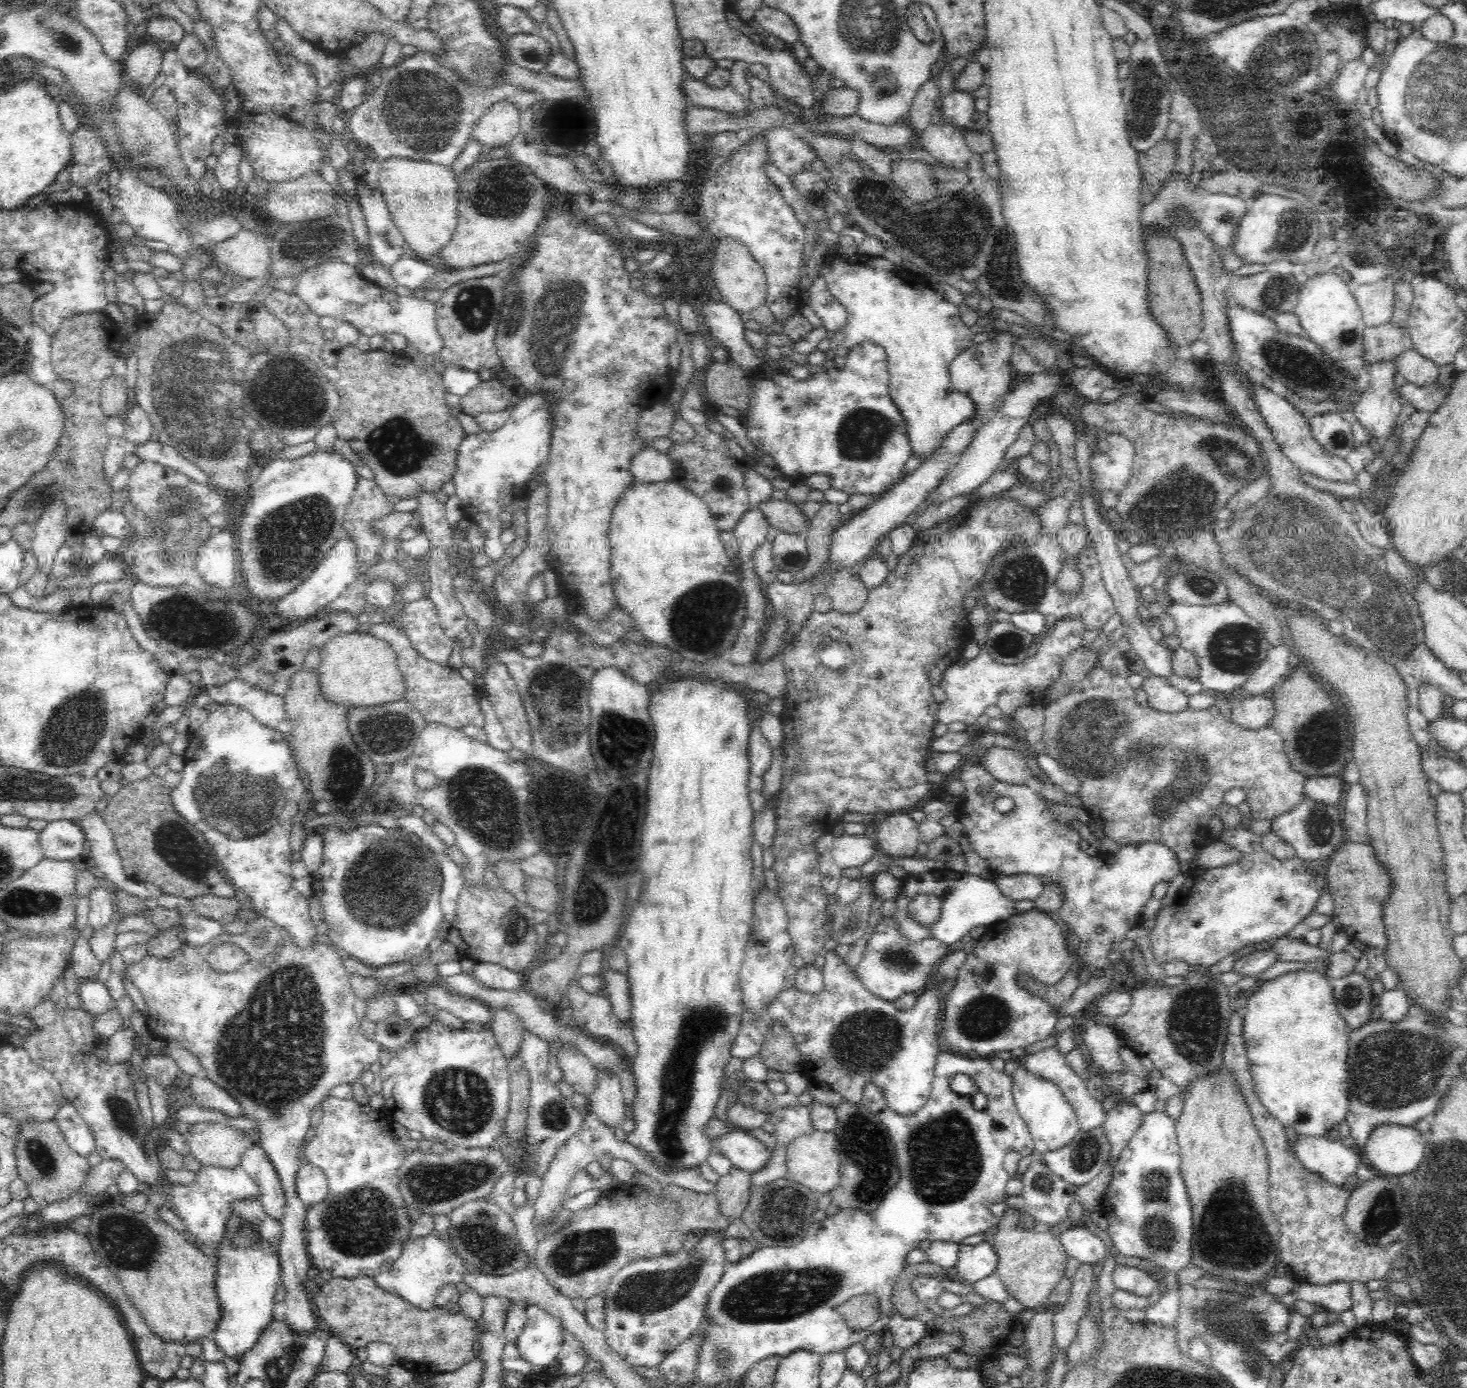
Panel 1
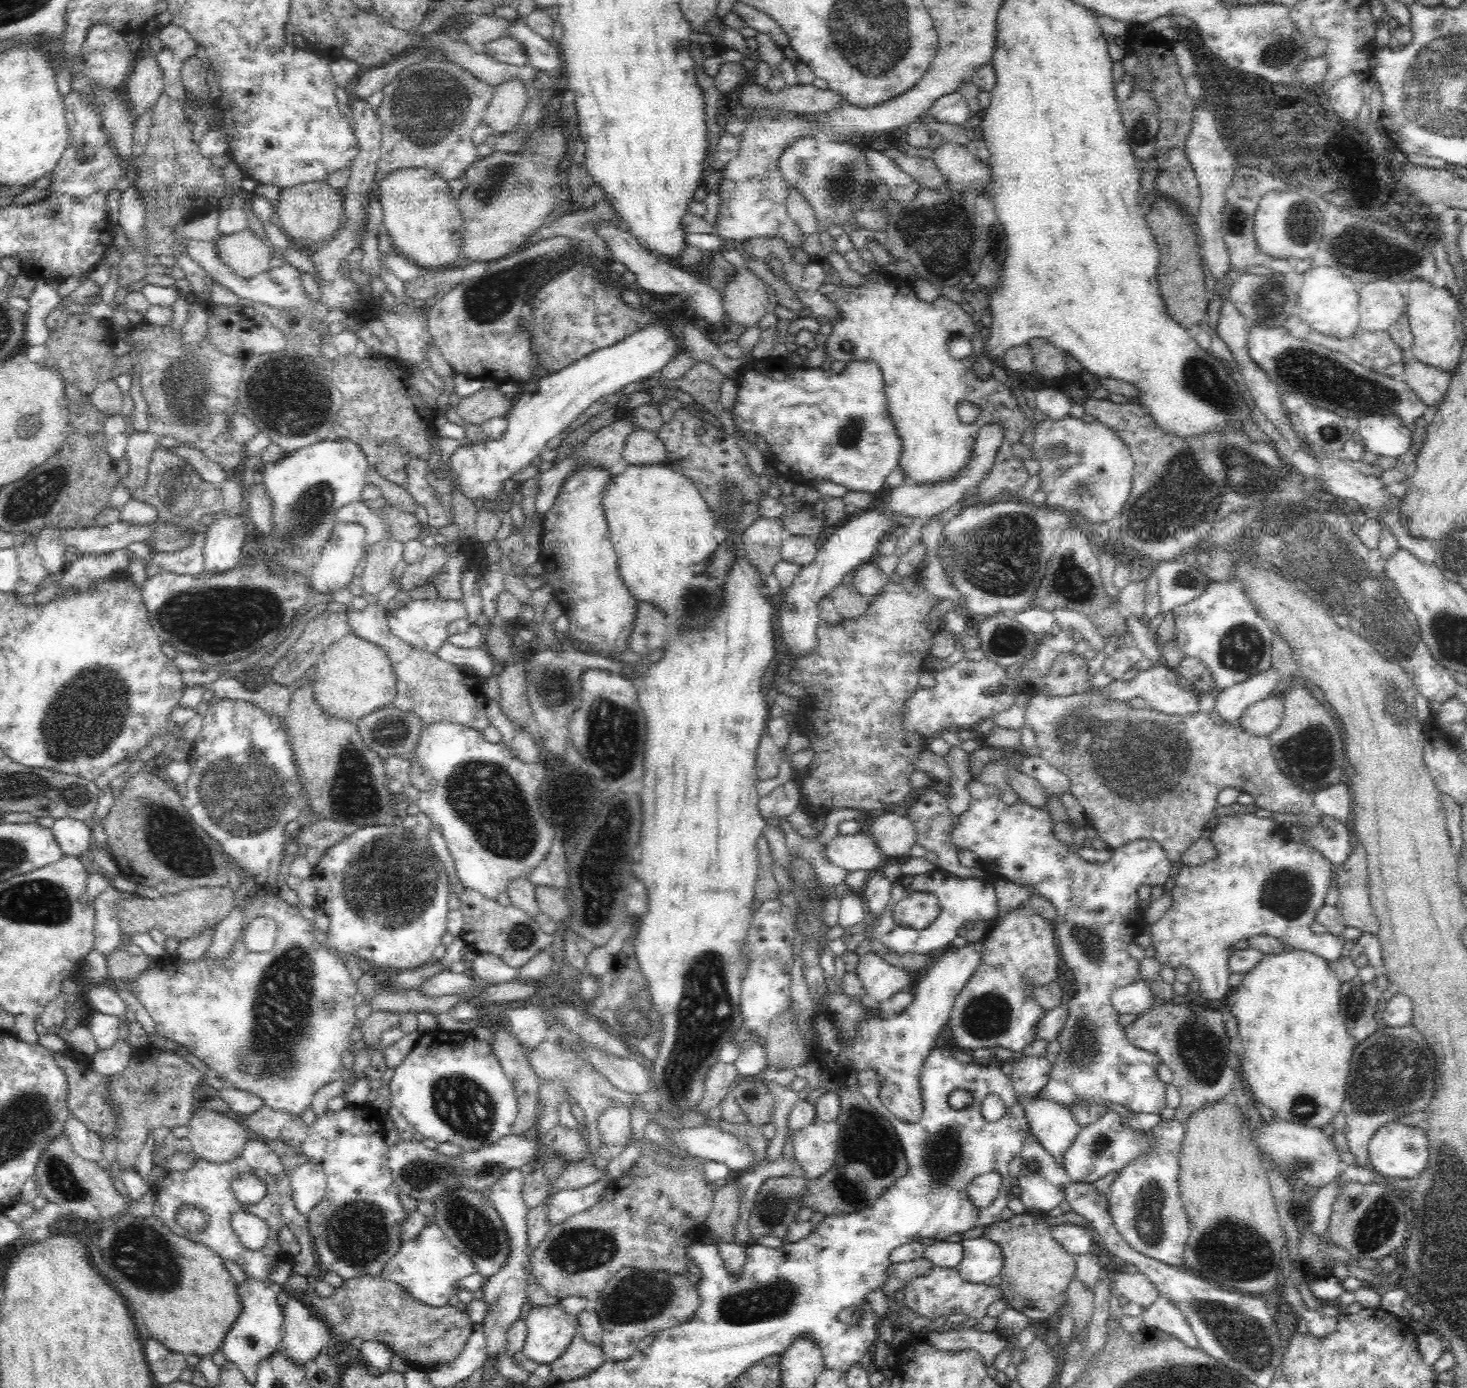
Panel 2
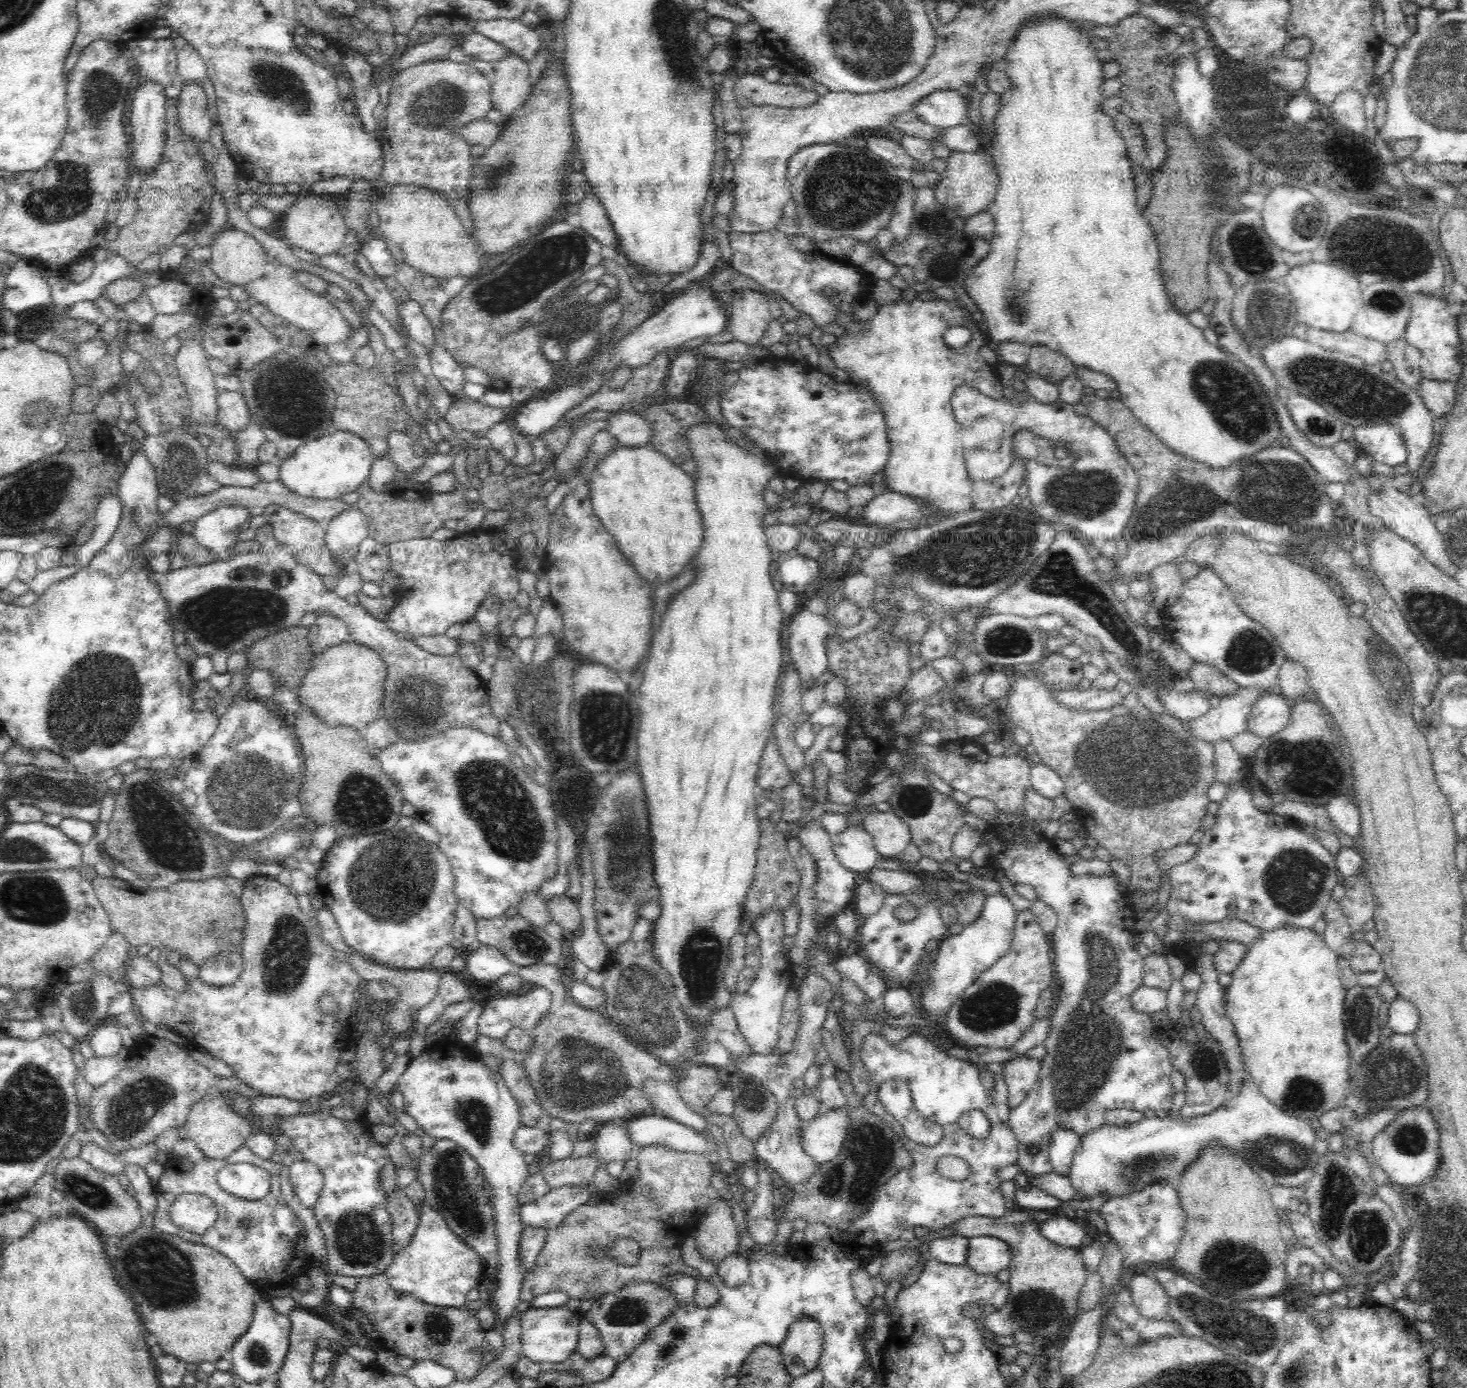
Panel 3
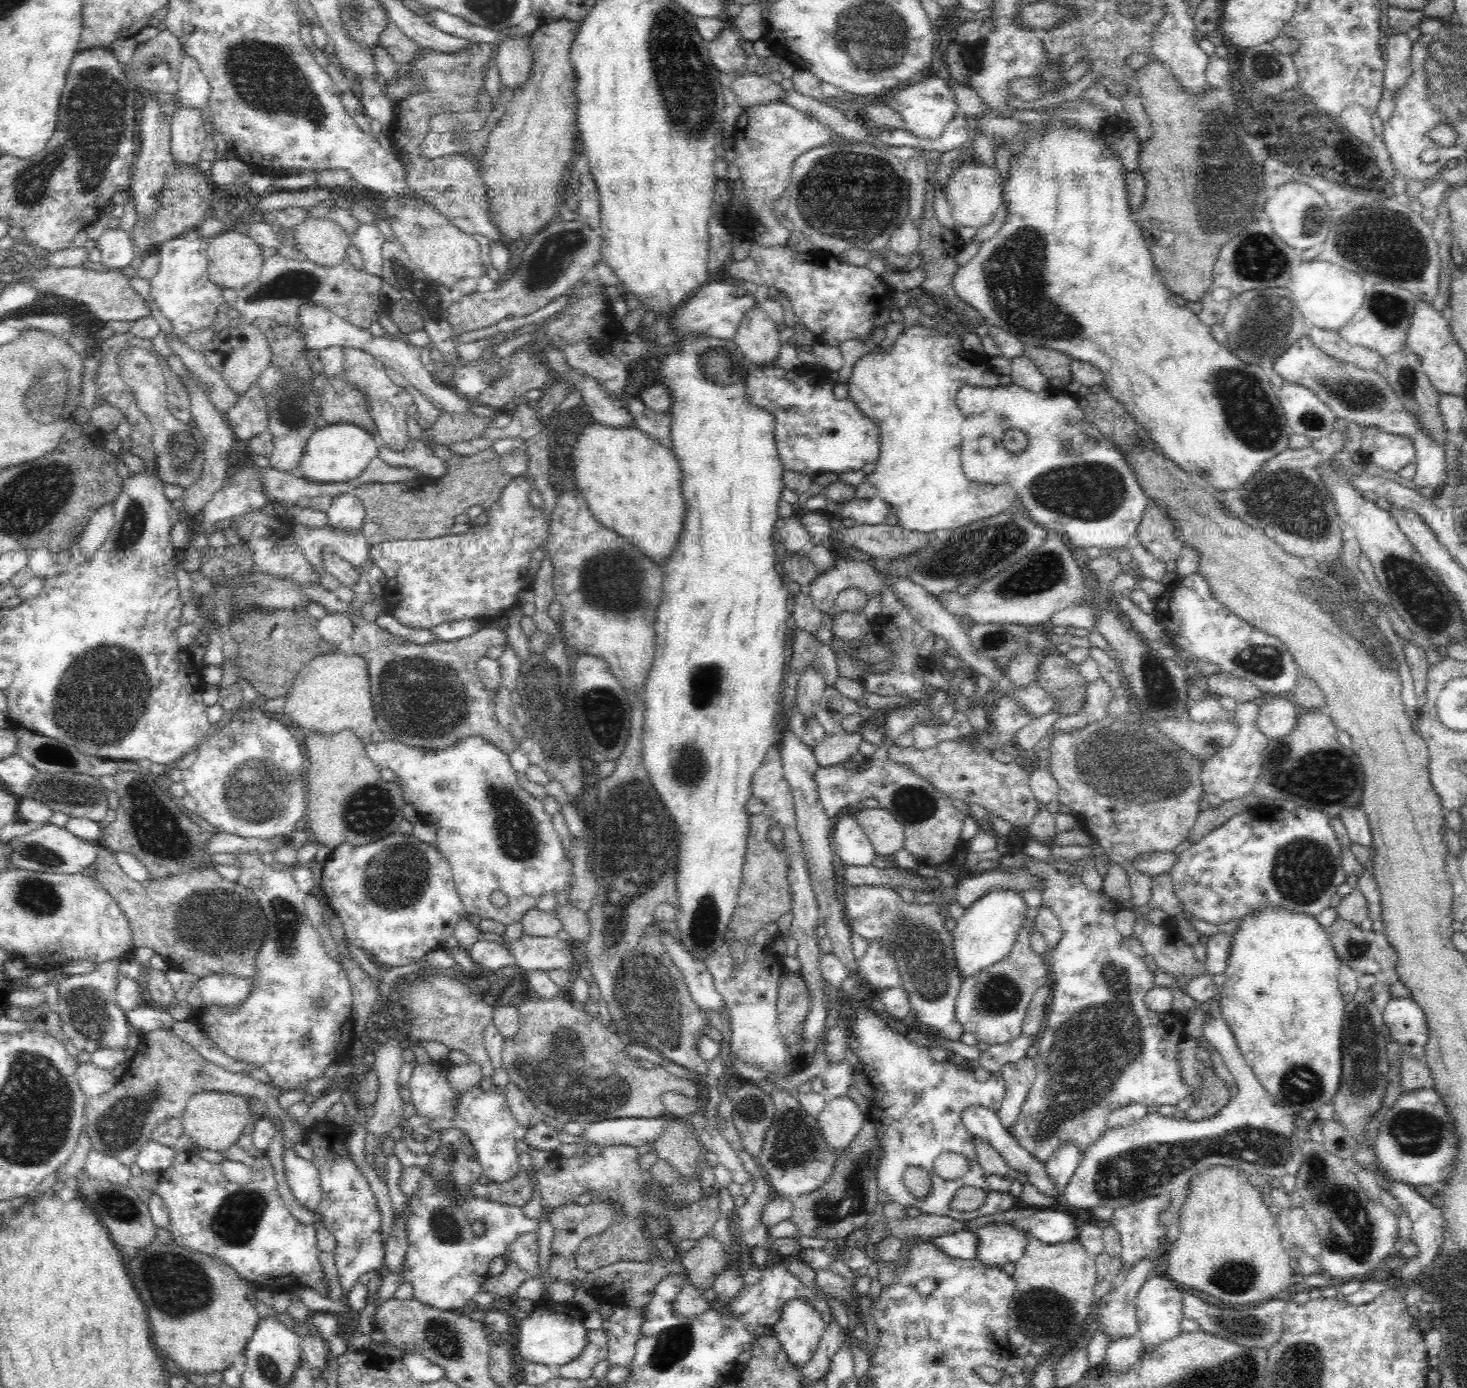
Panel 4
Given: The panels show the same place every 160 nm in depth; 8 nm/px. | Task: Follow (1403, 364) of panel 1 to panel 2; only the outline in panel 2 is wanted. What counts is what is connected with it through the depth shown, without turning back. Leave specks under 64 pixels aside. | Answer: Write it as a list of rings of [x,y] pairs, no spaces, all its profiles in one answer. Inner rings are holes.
[[[1415,358],[1405,364],[1404,372],[1407,385],[1426,408],[1439,408],[1448,394],[1451,374],[1426,366]]]

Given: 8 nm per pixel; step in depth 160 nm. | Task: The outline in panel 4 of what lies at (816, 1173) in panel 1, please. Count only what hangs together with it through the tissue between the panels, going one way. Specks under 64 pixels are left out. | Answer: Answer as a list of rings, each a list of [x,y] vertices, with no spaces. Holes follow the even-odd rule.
[[[848,1095],[826,1100],[825,1108],[817,1117],[818,1127],[831,1148],[847,1148],[866,1124],[868,1115]]]

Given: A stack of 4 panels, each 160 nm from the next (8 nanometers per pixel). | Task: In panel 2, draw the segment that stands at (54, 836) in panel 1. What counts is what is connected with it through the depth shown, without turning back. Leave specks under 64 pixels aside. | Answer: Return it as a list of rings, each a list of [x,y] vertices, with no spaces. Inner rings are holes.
[[[66,817],[56,820],[51,829],[65,854],[80,856],[93,847],[91,824]]]

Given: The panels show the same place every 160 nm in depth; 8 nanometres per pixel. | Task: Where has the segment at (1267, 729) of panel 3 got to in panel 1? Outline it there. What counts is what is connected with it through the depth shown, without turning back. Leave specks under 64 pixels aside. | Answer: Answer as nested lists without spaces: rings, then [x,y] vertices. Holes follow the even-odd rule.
[[[1270,695],[1233,700],[1231,703],[1231,720],[1245,729],[1258,730],[1267,727],[1276,714],[1276,707]]]

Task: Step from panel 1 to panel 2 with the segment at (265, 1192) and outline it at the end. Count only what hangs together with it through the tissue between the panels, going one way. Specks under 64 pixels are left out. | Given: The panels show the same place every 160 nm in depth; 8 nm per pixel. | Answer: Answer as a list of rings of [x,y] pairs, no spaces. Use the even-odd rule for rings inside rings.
[[[253,1137],[242,1152],[242,1158],[248,1163],[248,1167],[253,1172],[272,1175],[278,1180],[283,1172],[283,1163],[280,1158],[270,1148],[267,1140]]]

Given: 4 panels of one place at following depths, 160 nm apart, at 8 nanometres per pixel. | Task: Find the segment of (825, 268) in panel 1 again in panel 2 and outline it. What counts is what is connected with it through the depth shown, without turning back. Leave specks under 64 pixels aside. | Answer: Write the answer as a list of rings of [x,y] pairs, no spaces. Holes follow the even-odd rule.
[[[878,270],[868,275],[868,282],[860,288],[837,288],[834,284],[822,284],[819,289],[821,294],[838,309],[838,316],[830,318],[831,332],[822,345],[826,360],[838,360],[847,365],[851,362],[874,362],[878,365],[884,381],[884,392],[887,407],[894,422],[895,430],[900,437],[900,457],[898,467],[902,470],[904,478],[910,478],[918,485],[932,484],[937,482],[951,481],[957,477],[969,463],[973,455],[973,446],[981,428],[985,425],[1003,427],[1002,448],[988,470],[988,474],[974,486],[970,486],[962,499],[970,499],[977,506],[996,503],[996,498],[1003,496],[1001,500],[1010,499],[1017,490],[1020,490],[1026,480],[1028,472],[1026,467],[1011,453],[1011,446],[1019,445],[1018,438],[1031,423],[1026,415],[1020,411],[1016,400],[998,378],[991,380],[979,380],[980,375],[975,372],[975,363],[972,358],[980,358],[985,350],[985,341],[977,333],[975,322],[971,314],[962,309],[960,304],[938,297],[931,303],[920,301],[913,293],[900,294],[894,279],[887,279]],[[957,337],[969,338],[973,344],[973,351],[968,360],[962,361],[952,357],[948,351],[949,342]],[[960,400],[969,400],[981,406],[982,414],[976,424],[962,425],[958,419],[956,404]]]

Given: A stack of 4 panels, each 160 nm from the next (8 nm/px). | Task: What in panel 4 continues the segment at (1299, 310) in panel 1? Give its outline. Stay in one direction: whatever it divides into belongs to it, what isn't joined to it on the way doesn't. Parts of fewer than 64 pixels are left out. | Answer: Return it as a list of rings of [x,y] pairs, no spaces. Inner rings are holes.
[[[1320,260],[1300,264],[1287,288],[1292,295],[1291,302],[1303,314],[1304,321],[1324,330],[1340,330],[1357,313],[1365,298],[1362,278],[1356,272]]]

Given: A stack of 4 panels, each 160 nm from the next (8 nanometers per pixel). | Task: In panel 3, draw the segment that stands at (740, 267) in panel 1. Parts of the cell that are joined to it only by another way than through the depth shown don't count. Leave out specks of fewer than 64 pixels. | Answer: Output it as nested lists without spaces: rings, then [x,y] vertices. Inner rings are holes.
[[[758,291],[735,292],[729,316],[729,331],[734,334],[734,341],[759,346],[763,334],[774,319],[769,303]]]

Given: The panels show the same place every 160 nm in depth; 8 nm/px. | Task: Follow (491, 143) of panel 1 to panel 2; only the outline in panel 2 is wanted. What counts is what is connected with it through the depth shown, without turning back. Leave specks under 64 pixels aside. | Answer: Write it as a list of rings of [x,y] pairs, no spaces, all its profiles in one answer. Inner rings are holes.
[[[508,78],[494,86],[483,122],[490,124],[496,134],[513,131],[529,100],[526,93],[527,87],[519,78]]]

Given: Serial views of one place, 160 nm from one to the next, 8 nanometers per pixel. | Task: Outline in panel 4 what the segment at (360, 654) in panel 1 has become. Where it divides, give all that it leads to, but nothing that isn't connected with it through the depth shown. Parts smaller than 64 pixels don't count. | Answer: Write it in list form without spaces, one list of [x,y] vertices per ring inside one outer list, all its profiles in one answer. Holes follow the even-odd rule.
[[[335,650],[331,654],[314,658],[314,661],[298,672],[280,712],[286,714],[295,724],[294,728],[302,730],[306,736],[320,733],[332,737],[343,730],[350,730],[367,745],[377,728],[369,682],[366,660]]]

